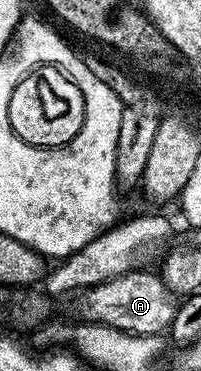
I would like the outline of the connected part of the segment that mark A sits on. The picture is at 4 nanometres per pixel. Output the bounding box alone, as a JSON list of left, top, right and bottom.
[72,270,178,336]

